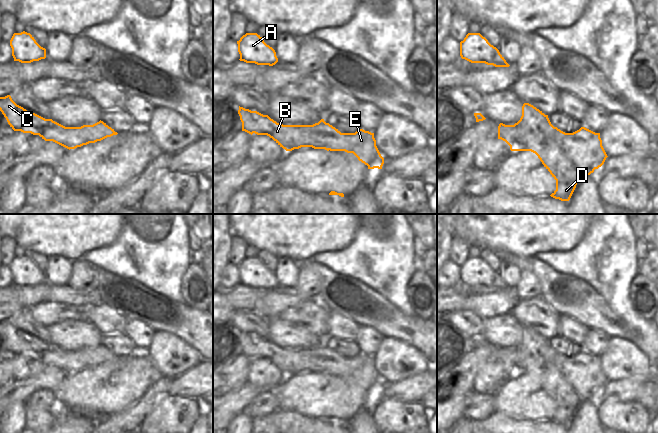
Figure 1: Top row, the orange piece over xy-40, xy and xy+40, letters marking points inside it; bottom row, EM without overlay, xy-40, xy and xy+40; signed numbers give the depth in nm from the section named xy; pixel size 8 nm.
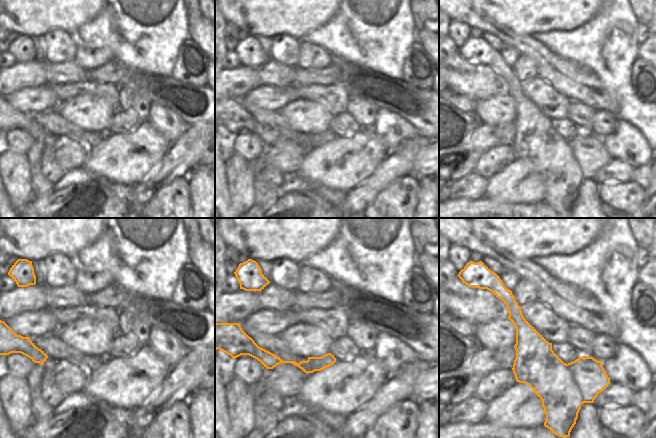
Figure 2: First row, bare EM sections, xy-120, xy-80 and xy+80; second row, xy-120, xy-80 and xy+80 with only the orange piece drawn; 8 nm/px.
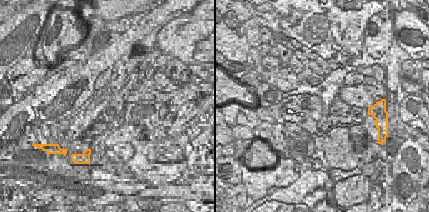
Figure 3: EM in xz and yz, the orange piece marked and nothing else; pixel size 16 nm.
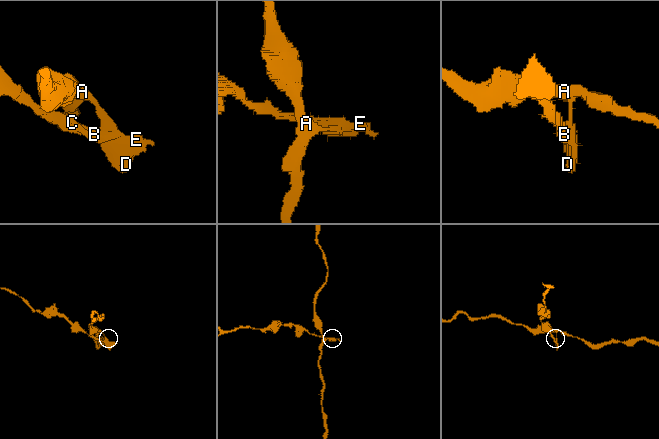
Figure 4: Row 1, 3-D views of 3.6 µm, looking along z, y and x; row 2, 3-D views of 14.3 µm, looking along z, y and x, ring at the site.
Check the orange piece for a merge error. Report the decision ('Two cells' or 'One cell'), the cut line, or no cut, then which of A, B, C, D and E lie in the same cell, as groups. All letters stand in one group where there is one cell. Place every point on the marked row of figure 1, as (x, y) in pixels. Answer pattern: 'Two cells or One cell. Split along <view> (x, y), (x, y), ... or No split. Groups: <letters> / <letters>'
Two cells. Split along xy+40 (552, 126), (553, 133), (551, 138), (573, 162), (580, 174). Groups: A D / B C E.

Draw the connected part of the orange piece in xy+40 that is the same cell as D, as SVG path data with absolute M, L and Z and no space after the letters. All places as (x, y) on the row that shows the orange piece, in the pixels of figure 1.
M524 103L522 116L514 125L514 151L535 153L556 180L556 190L550 196L561 201L569 201L579 181L580 172L572 159L551 139L554 127L548 115L533 105Z

